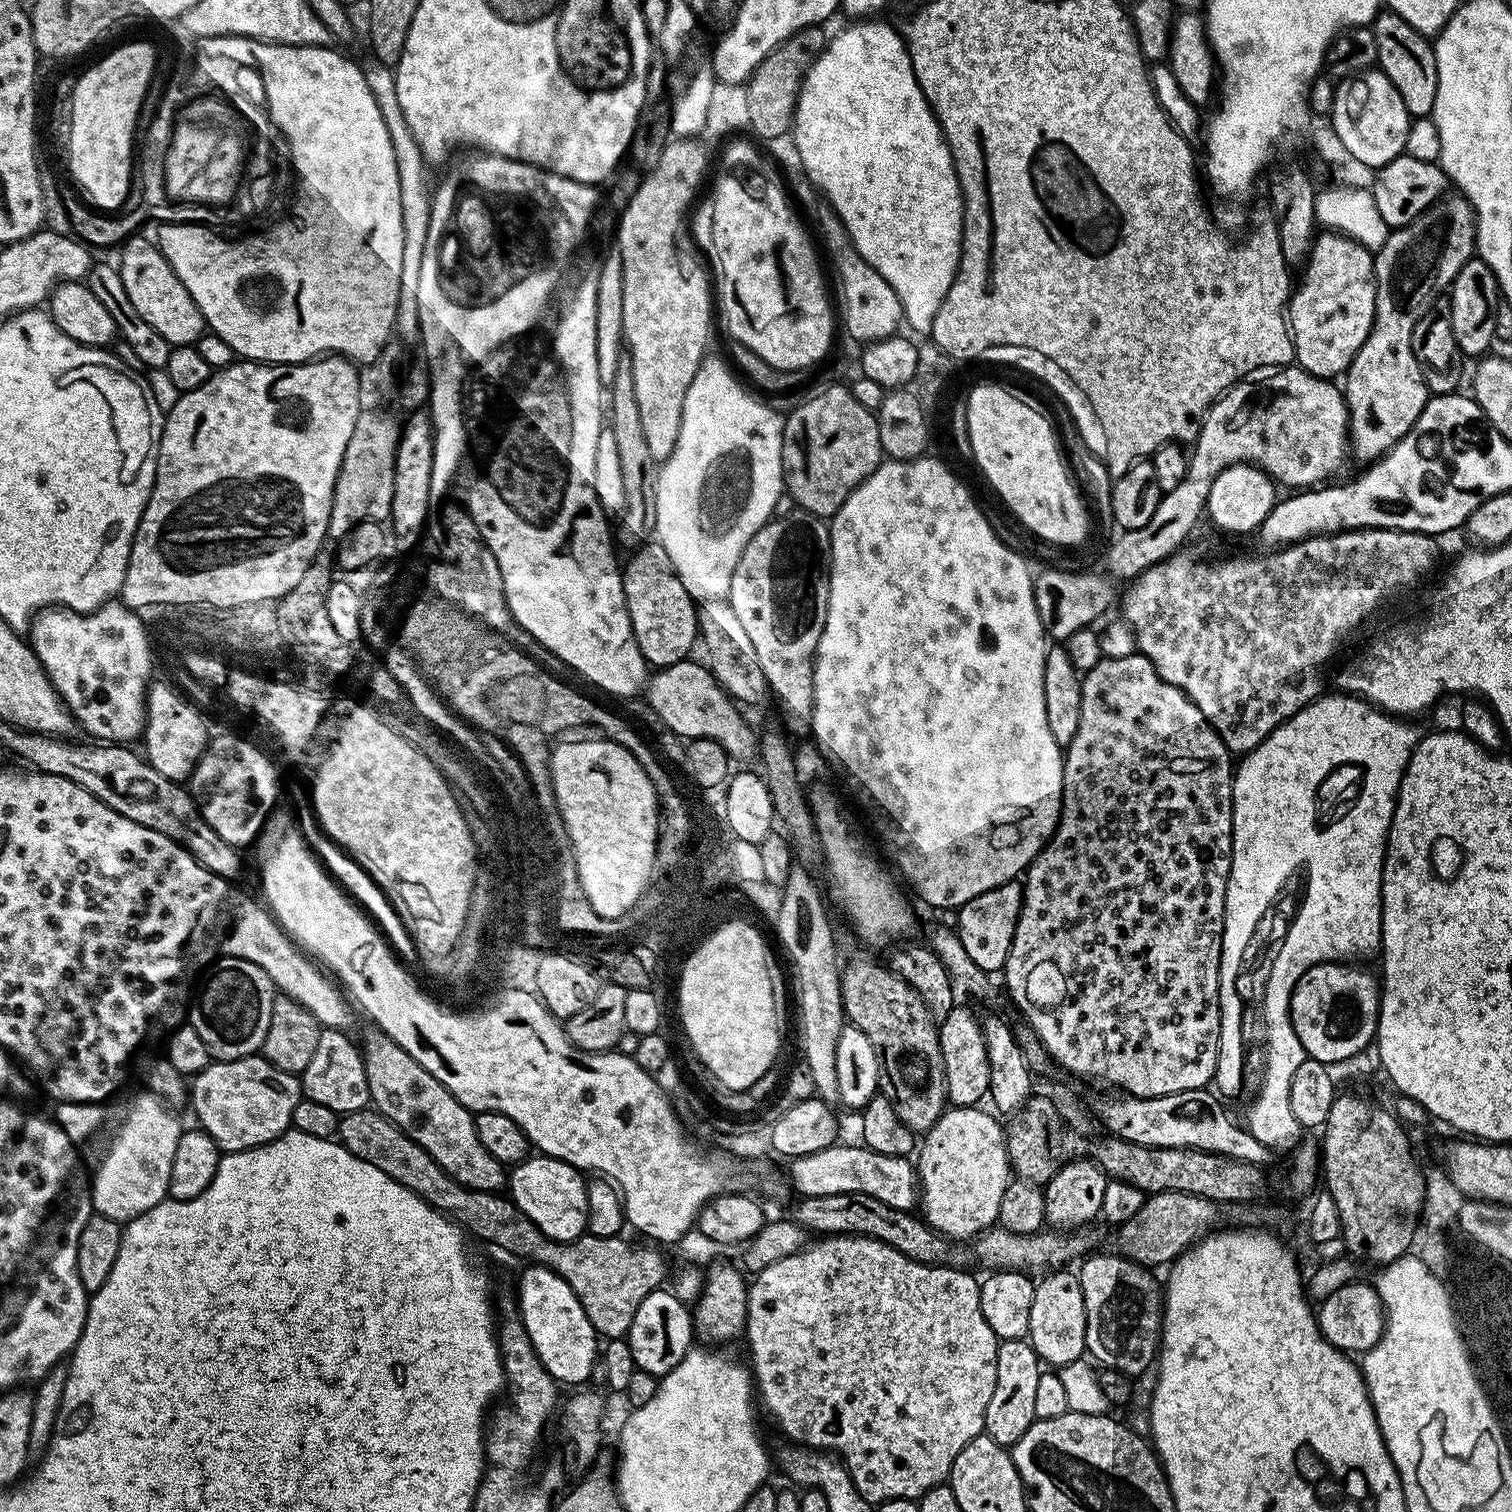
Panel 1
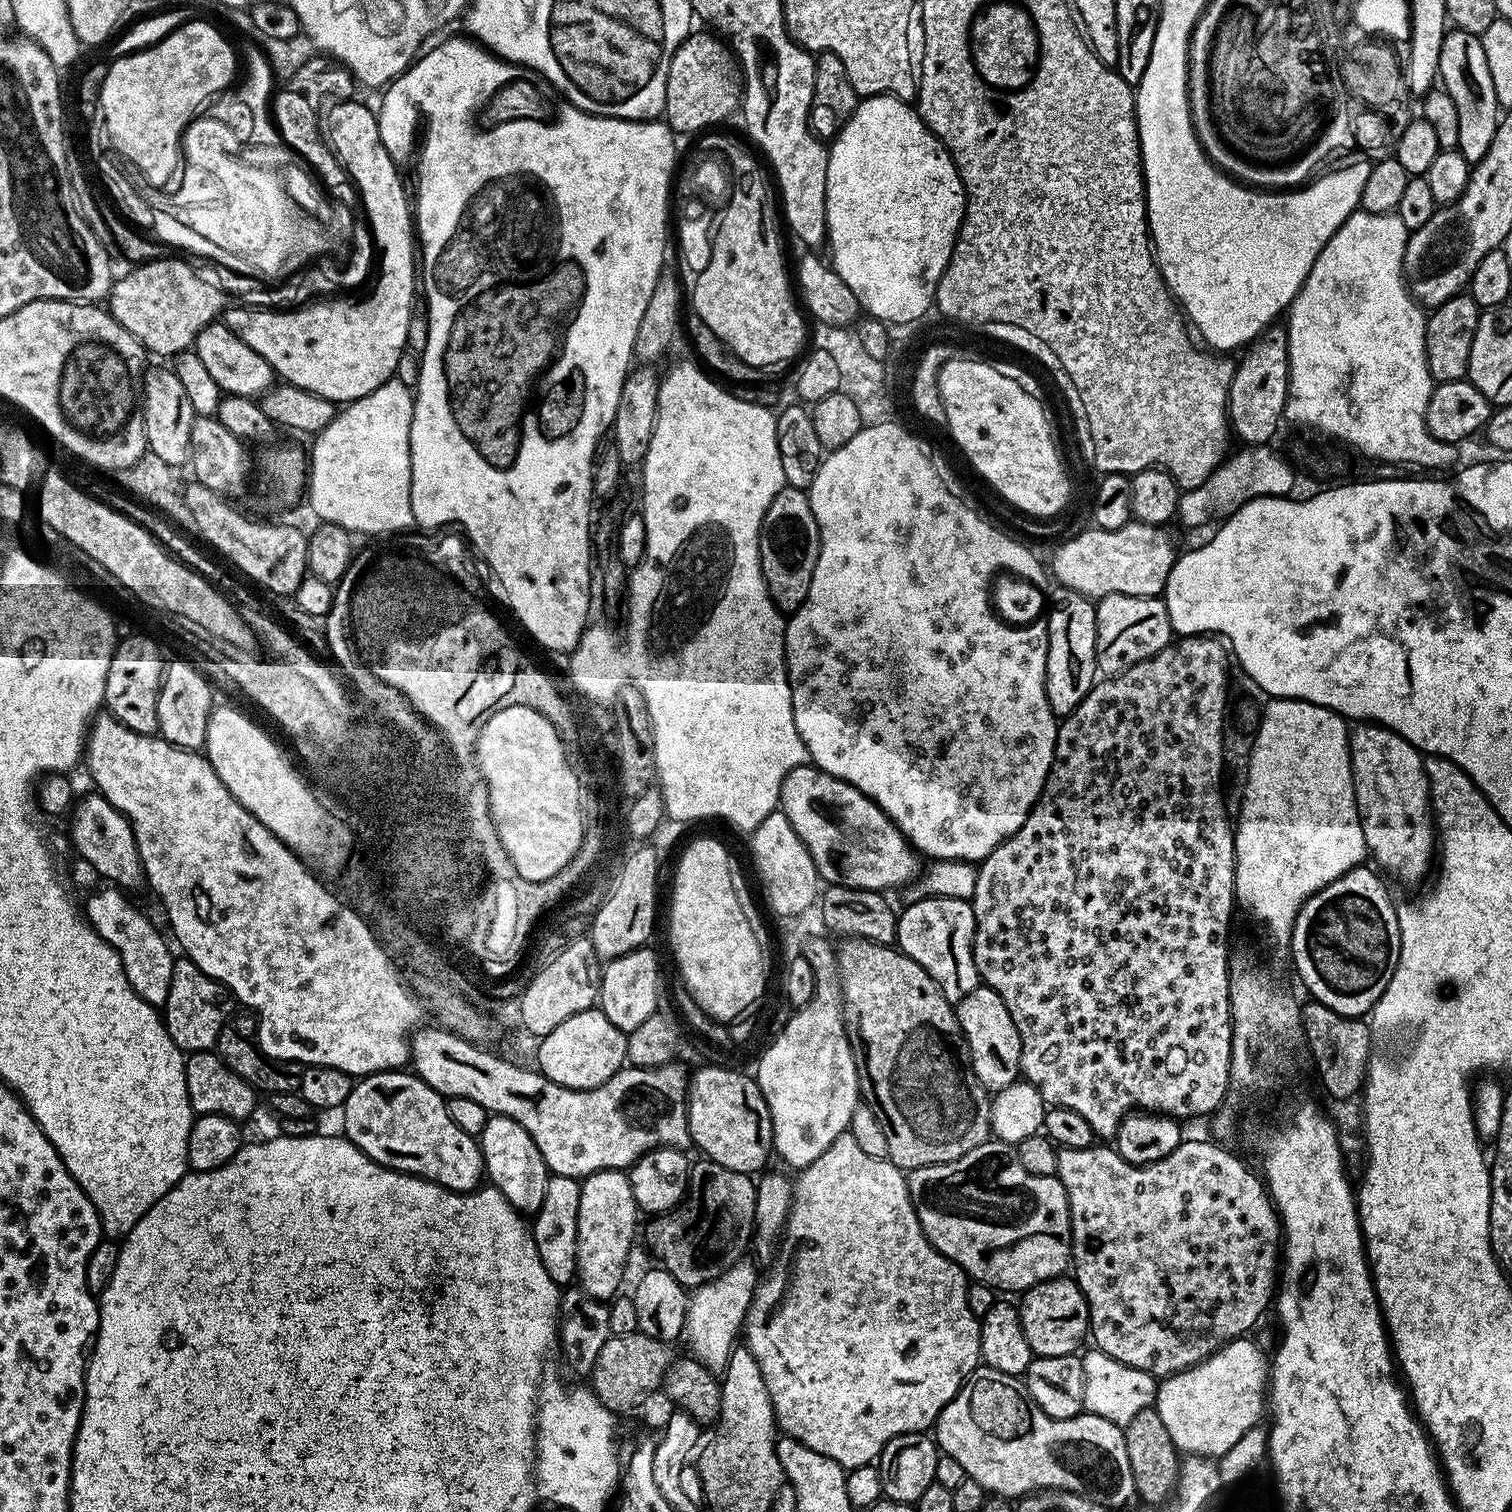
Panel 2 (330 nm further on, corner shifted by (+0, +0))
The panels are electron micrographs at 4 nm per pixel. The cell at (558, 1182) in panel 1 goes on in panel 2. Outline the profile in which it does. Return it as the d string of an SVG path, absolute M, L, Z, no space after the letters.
M492 1114L486 1122L486 1130L478 1137L478 1143L480 1153L484 1155L484 1170L491 1187L497 1188L506 1198L506 1202L510 1202L510 1206L517 1212L539 1212L546 1198L550 1173L534 1138L530 1138L530 1134L522 1130L518 1122Z

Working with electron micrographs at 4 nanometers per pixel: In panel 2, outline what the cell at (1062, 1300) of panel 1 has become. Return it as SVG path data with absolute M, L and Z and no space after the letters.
M1063 1275L1033 1285L1032 1289L1029 1287L1023 1293L1024 1301L1018 1304L1022 1330L1033 1357L1073 1355L1077 1351L1076 1347L1086 1340L1090 1332L1088 1303L1079 1284L1075 1279Z

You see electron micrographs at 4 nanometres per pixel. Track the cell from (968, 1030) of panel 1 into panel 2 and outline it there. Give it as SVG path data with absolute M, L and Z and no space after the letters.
M978 986L956 1005L956 1017L964 1031L968 1049L972 1055L972 1072L980 1079L983 1088L995 1094L1017 1083L1020 1071L1020 1035L1010 1018L1006 1002L996 991L987 986Z

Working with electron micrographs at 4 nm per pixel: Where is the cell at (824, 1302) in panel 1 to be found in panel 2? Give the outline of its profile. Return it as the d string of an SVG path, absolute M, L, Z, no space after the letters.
M845 1134L839 1136L822 1155L814 1158L810 1166L799 1169L797 1176L800 1177L794 1180L792 1204L788 1207L788 1219L782 1233L784 1252L788 1256L793 1255L792 1261L784 1260L774 1265L772 1273L757 1283L756 1293L752 1295L748 1313L744 1316L742 1340L748 1352L754 1354L754 1362L758 1362L762 1382L766 1384L776 1415L777 1429L783 1435L785 1432L793 1436L791 1439L795 1443L818 1450L818 1454L826 1454L826 1458L838 1462L845 1470L867 1468L894 1438L911 1432L927 1433L944 1413L944 1407L969 1383L972 1373L981 1363L980 1320L968 1305L969 1277L964 1269L946 1259L928 1241L912 1205L905 1173L891 1160L870 1158L870 1154L863 1152L858 1142L854 1142L851 1134Z

